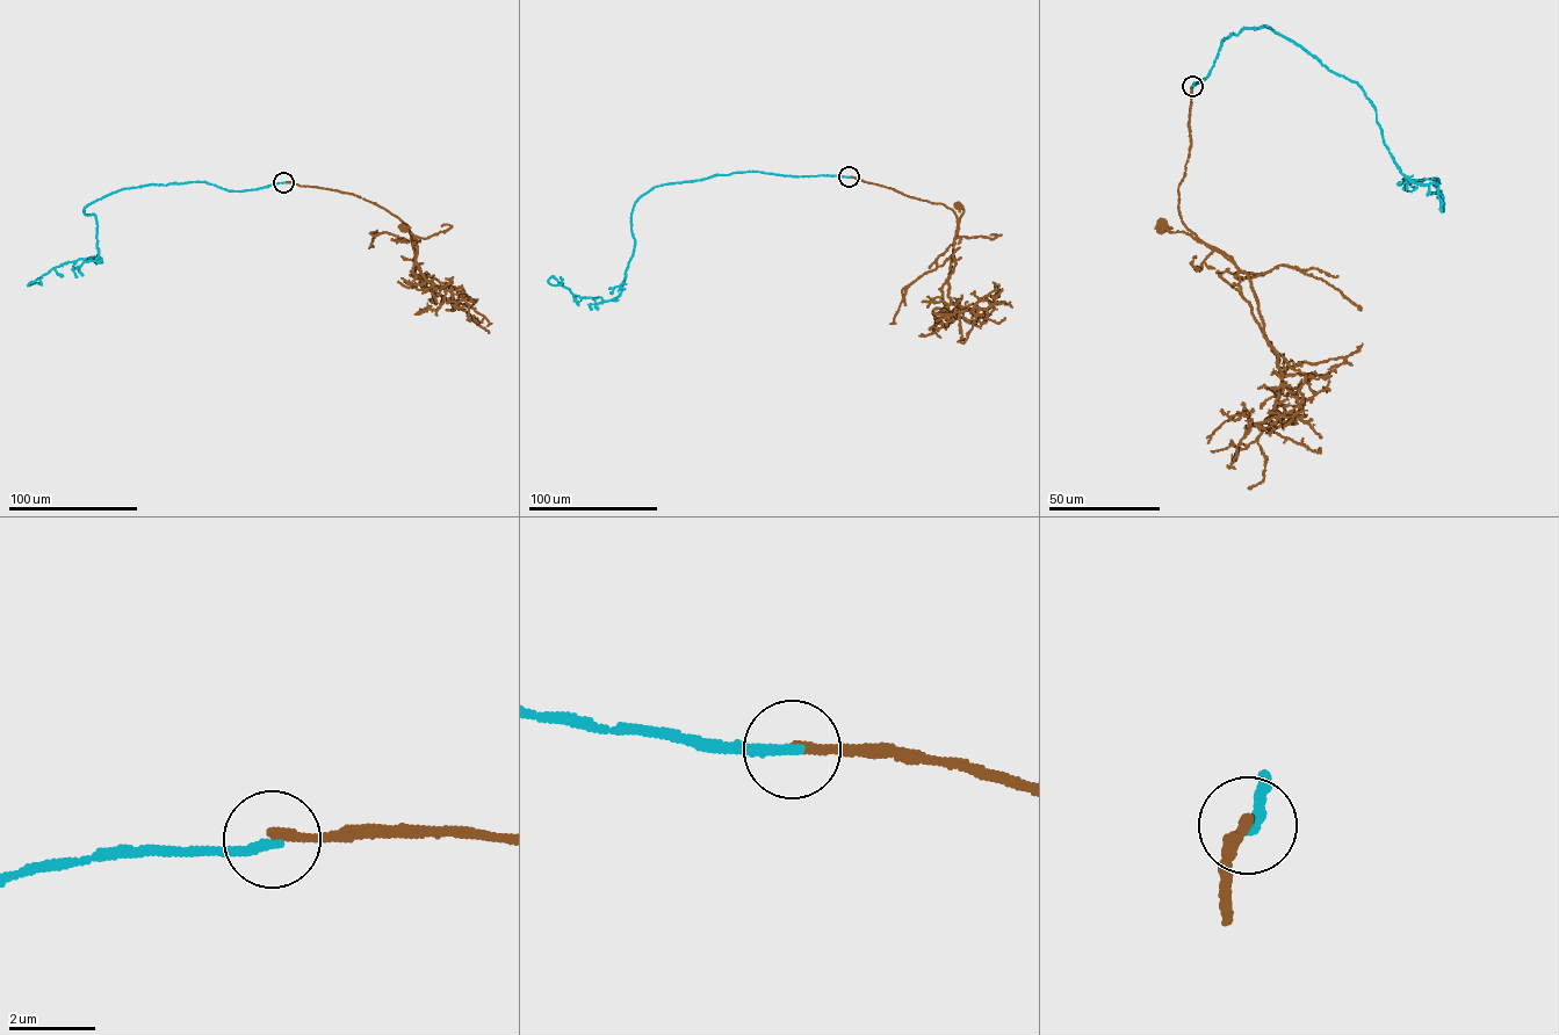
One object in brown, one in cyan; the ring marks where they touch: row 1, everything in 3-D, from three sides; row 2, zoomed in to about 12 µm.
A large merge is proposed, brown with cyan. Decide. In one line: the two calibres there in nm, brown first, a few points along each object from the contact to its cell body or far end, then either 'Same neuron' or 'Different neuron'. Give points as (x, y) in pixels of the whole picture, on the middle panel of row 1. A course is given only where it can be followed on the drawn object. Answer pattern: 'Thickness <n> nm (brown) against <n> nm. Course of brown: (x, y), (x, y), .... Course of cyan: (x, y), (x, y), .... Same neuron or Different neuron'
Thickness 220 nm (brown) against 240 nm. Course of brown: (849, 176), (952, 209), (957, 221), (953, 251), (964, 211), (958, 205). Course of cyan: (849, 176), (748, 171), (654, 187), (633, 207), (618, 296), (580, 297), (548, 282), (560, 276). Different neuron

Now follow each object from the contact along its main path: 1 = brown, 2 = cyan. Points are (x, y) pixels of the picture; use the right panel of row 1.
1: (1192, 86), (1190, 147), (1178, 208), (1188, 229), (1232, 261), (1163, 224)
2: (1192, 86), (1222, 40), (1270, 27), (1357, 82), (1399, 171), (1437, 178), (1405, 180), (1410, 192), (1404, 178)

